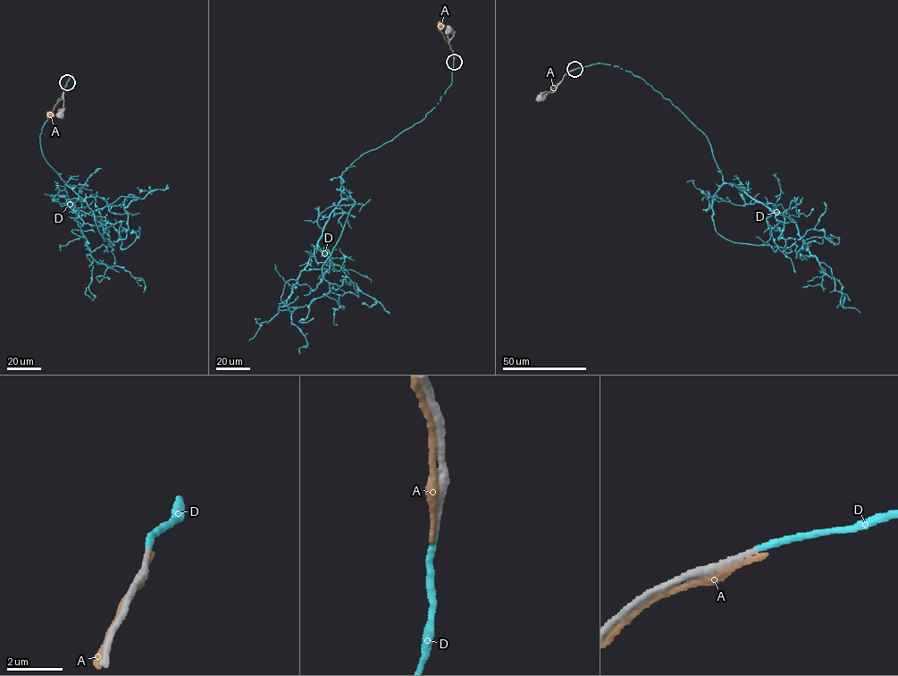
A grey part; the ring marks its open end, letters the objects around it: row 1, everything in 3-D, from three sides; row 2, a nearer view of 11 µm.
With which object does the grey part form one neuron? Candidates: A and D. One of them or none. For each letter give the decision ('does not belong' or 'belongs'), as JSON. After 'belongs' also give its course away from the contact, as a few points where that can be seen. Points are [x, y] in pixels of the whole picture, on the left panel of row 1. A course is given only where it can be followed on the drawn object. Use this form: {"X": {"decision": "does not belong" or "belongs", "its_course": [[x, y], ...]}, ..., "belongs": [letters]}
{"A": {"decision": "does not belong"}, "D": {"decision": "belongs", "its_course": [[67, 82], [40, 135], [45, 159], [93, 211], [104, 241], [125, 238], [128, 198]]}, "belongs": ["D"]}

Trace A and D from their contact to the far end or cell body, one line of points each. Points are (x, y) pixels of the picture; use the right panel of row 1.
A: (572, 71), (545, 96), (541, 96)
D: (574, 69), (629, 71), (704, 134), (721, 174), (711, 207), (725, 238), (785, 249), (784, 212), (813, 209)

